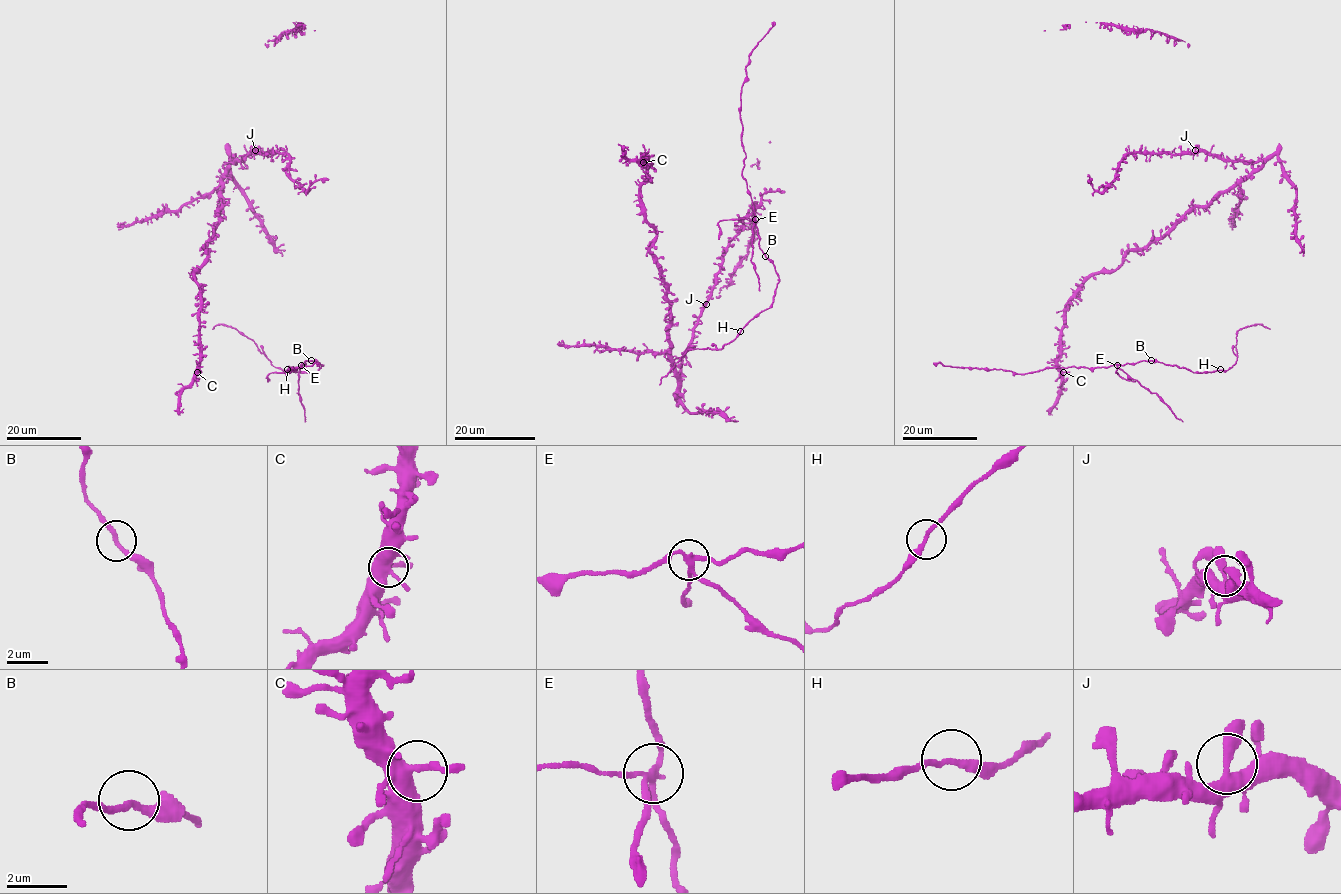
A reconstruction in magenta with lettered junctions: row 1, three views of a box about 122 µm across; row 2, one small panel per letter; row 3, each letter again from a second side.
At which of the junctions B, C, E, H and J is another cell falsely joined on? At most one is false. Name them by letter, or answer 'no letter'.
E

